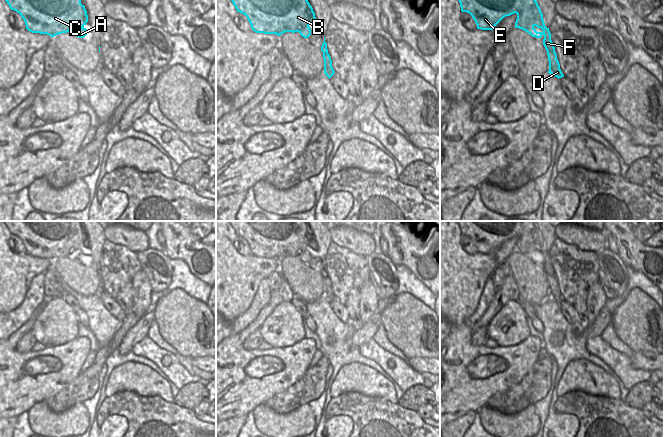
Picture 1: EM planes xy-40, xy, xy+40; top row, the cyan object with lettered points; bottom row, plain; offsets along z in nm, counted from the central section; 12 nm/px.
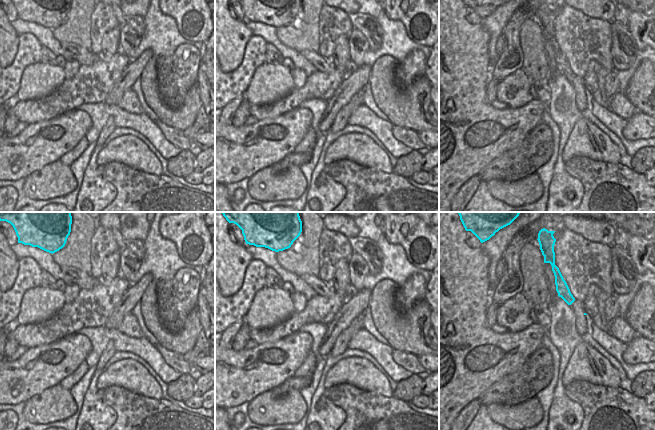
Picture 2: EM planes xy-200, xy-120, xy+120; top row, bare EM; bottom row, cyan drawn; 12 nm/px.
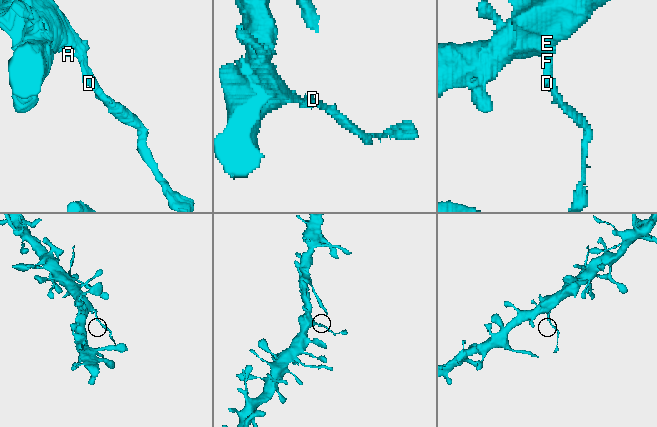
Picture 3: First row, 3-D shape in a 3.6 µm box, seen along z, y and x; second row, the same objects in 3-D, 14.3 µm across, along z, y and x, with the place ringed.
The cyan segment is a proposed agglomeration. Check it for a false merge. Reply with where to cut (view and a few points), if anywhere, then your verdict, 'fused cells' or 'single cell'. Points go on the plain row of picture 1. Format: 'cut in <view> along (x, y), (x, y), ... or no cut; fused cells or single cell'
cut in xy+40 along (554, 275), (547, 277); fused cells

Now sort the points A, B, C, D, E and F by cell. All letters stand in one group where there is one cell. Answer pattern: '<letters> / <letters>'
A B C E F / D

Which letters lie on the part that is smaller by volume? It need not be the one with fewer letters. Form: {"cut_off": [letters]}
{"cut_off": ["D"]}

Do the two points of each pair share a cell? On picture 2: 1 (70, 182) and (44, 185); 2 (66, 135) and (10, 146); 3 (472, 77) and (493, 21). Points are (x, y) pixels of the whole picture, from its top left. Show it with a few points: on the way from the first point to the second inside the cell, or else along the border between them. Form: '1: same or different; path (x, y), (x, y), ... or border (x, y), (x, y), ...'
1: same; path (64, 182), (50, 182)
2: same; path (52, 141), (36, 146), (24, 146)
3: different; border (482, 23), (489, 36), (489, 56)

